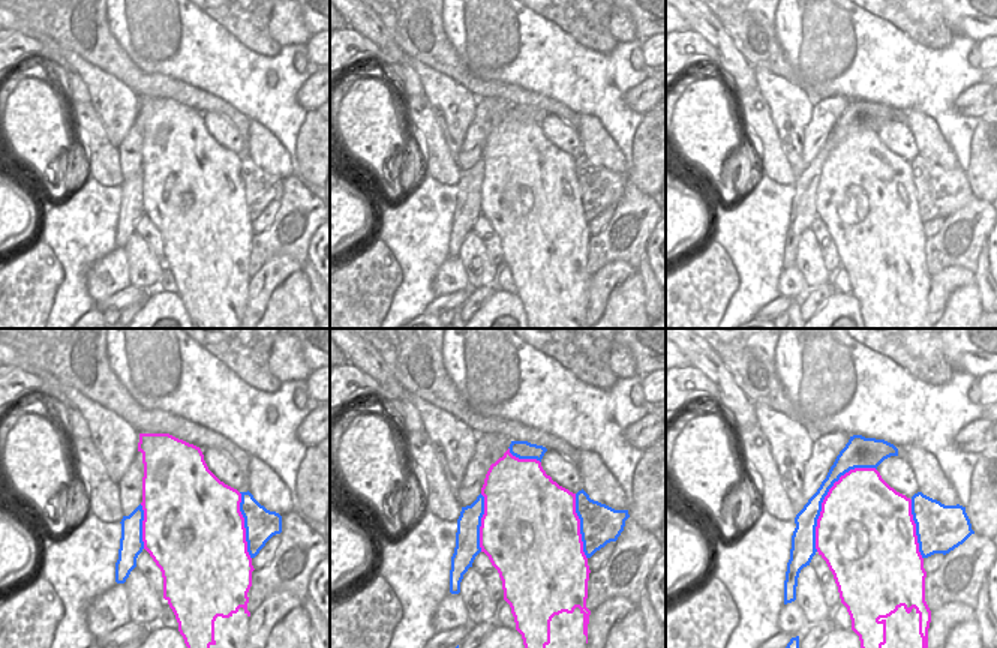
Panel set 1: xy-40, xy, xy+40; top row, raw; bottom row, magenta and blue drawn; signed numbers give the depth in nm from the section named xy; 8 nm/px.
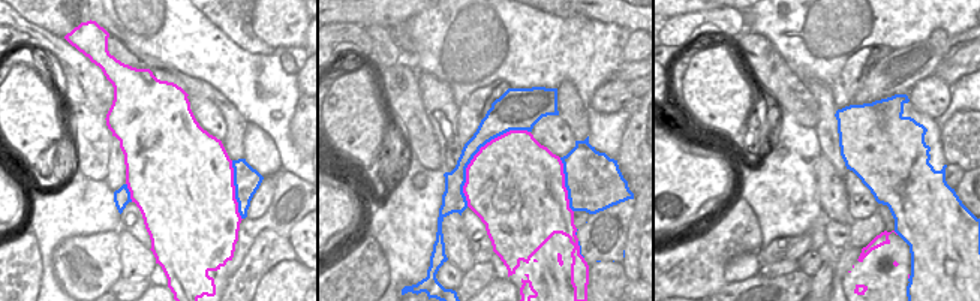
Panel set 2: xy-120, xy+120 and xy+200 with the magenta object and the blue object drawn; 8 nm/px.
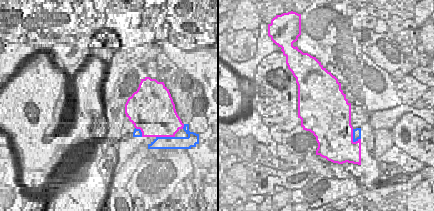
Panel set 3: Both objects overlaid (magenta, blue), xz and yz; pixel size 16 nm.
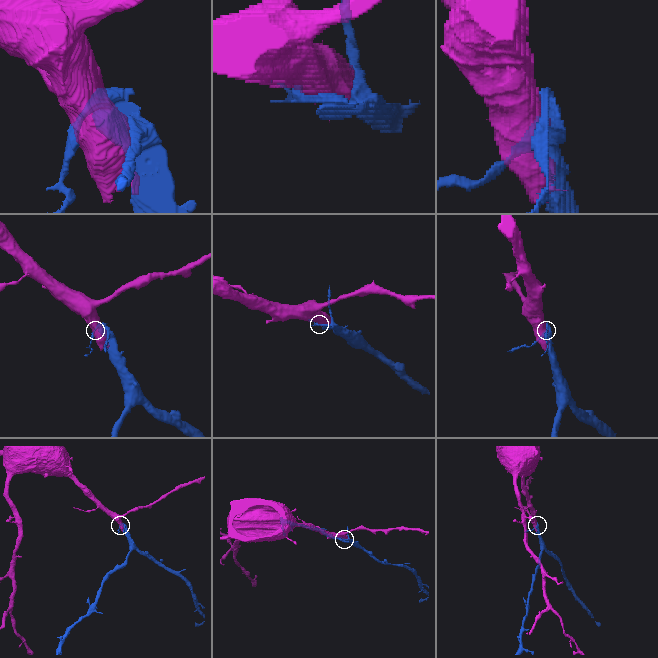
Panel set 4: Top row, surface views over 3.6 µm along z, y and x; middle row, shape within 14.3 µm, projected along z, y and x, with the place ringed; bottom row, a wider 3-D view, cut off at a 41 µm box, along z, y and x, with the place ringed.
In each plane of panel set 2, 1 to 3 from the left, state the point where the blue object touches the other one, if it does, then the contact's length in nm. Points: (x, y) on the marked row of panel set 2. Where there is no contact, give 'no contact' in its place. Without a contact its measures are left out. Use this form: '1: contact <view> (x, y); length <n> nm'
1: contact xy-120 (234, 190); length 480 nm
2: contact xy+120 (477, 153); length 800 nm
3: contact xy+200 (895, 232); length 60 nm

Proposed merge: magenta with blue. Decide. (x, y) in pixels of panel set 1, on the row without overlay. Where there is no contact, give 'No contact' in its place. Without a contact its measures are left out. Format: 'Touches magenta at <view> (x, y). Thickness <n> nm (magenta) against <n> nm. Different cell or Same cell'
Touches magenta at xy+40 (825, 161). Thickness 500 nm (magenta) against 170 nm. Same cell.

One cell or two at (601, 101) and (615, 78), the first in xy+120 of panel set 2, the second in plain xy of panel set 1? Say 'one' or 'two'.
two

